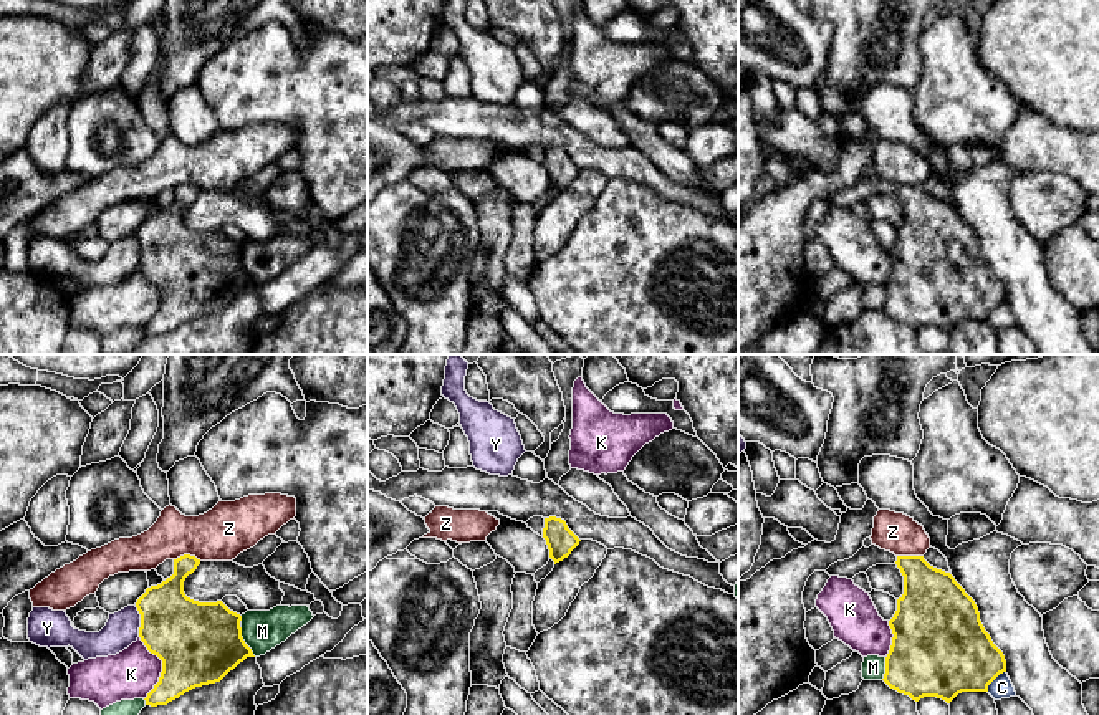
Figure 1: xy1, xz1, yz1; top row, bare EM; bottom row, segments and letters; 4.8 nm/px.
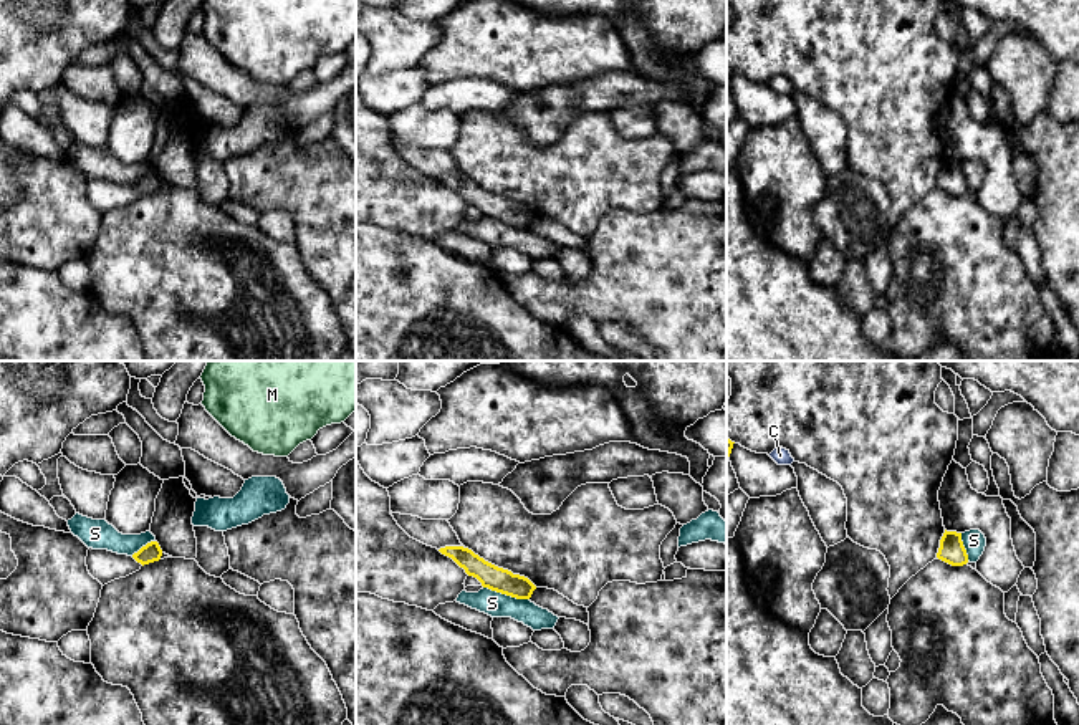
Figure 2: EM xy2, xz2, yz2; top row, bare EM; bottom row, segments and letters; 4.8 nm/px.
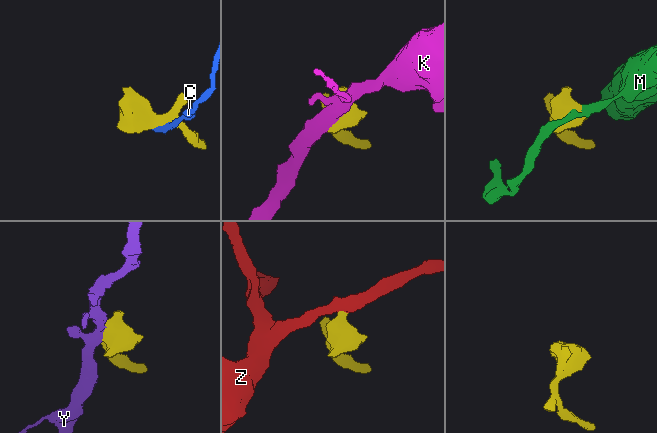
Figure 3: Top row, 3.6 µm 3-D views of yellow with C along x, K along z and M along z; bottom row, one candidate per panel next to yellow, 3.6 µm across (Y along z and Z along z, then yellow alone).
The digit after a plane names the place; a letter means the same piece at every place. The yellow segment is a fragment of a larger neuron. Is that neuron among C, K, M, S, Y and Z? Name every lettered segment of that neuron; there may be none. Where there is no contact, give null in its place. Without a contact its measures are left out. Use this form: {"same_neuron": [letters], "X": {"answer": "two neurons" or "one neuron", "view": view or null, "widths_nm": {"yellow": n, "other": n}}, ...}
{"same_neuron": [], "C": {"answer": "two neurons", "view": "yz1", "widths_nm": {"yellow": 400, "other": 110}}, "K": {"answer": "two neurons", "view": "xy1", "widths_nm": {"yellow": 400, "other": 240}}, "M": {"answer": "two neurons", "view": "xy1", "widths_nm": {"yellow": 400, "other": 200}}, "S": {"answer": "two neurons", "view": "xz2", "widths_nm": {"yellow": 120, "other": 120}}, "Y": {"answer": "two neurons", "view": "xy1", "widths_nm": {"yellow": 360, "other": 160}}, "Z": {"answer": "two neurons", "view": "xy1", "widths_nm": {"yellow": 190, "other": 260}}}

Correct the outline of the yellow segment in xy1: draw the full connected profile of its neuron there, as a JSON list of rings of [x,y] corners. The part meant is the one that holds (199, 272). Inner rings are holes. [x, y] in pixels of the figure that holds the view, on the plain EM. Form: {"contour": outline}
{"contour": [[[174,189],[174,204],[137,228],[139,266],[162,290],[159,311],[146,334],[167,334],[185,321],[220,311],[247,286],[255,286],[242,266],[242,245],[222,230],[199,232],[185,225],[184,210],[200,189]]]}

